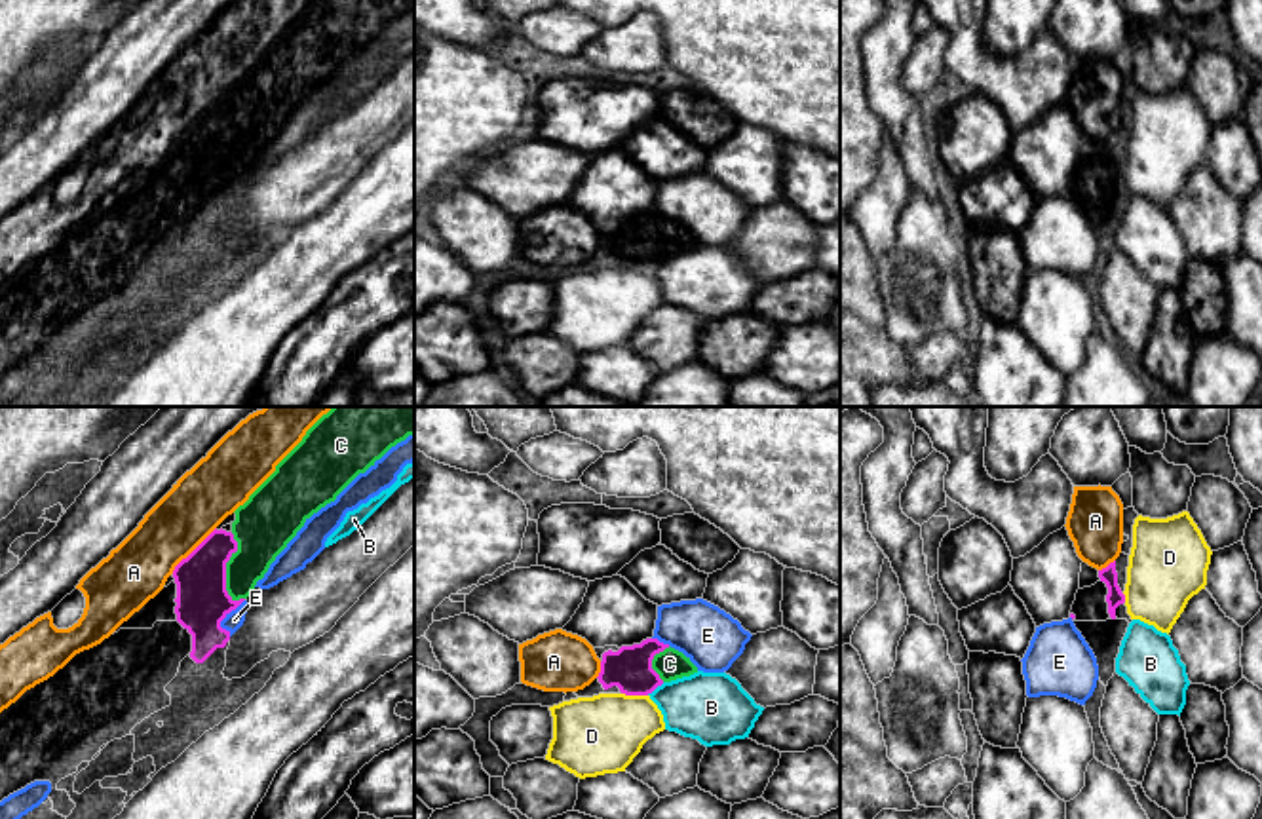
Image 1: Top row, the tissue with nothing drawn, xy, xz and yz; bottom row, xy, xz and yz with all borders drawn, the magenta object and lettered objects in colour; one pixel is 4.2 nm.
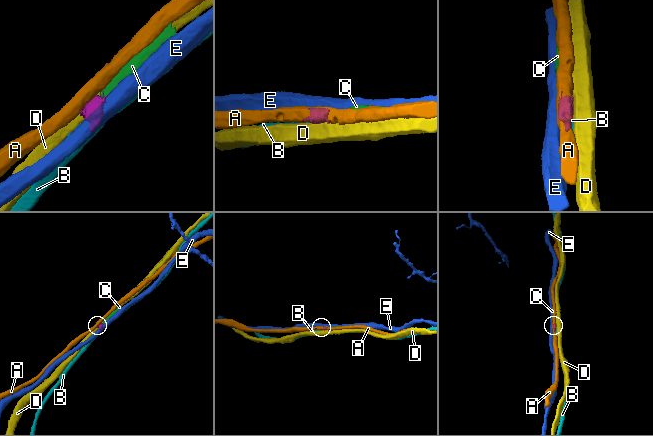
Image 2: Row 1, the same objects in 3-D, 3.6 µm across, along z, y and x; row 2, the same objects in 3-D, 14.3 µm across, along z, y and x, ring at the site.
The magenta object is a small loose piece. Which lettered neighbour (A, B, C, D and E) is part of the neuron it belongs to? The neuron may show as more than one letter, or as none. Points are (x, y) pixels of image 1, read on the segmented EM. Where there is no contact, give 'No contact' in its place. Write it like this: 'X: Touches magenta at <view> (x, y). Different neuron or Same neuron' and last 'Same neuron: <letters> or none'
A: Touches magenta at xy (194, 550). Different neuron
B: Touches magenta at xz (654, 688). Different neuron
C: Touches magenta at xy (225, 569). Same neuron
D: Touches magenta at xz (635, 694). Different neuron
E: Touches magenta at xy (225, 616). Different neuron
Same neuron: C

